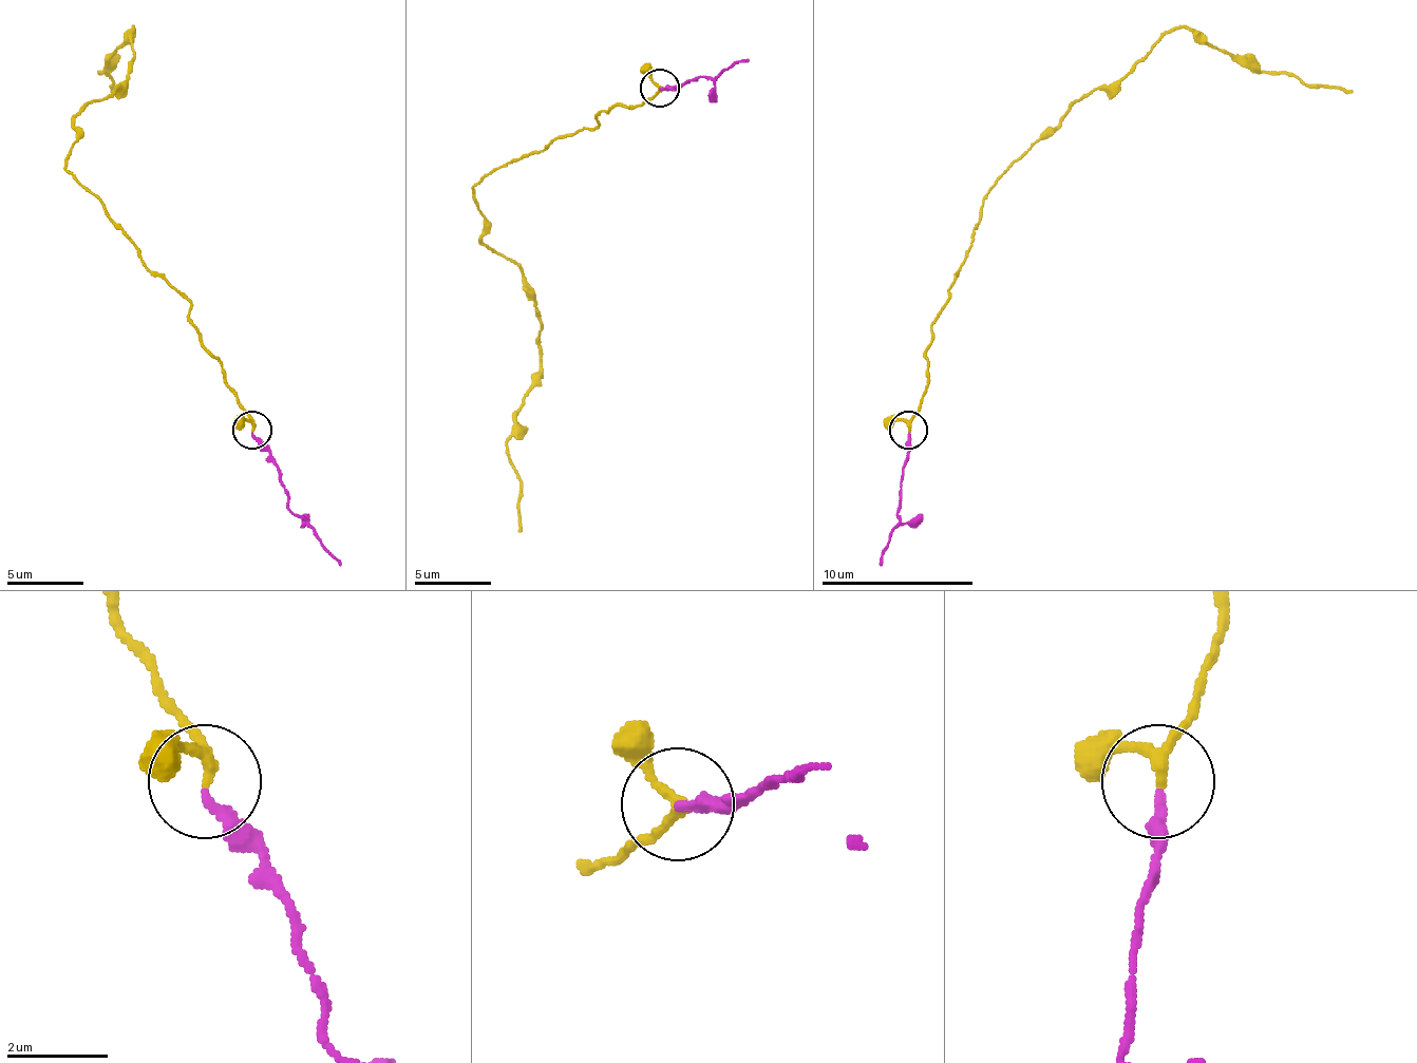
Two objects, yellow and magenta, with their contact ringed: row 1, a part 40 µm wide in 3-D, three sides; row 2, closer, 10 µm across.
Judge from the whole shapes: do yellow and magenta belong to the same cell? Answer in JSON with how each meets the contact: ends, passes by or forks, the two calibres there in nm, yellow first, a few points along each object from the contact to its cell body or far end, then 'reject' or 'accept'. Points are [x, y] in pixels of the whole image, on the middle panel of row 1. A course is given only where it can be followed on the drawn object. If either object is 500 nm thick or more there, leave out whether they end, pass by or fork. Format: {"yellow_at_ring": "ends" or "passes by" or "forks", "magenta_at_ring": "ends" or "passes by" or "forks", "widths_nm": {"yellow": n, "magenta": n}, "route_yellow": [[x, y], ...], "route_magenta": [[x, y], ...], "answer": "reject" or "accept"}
{"yellow_at_ring": "passes by", "magenta_at_ring": "ends", "widths_nm": {"yellow": 190, "magenta": 190}, "route_yellow": [[659, 87], [475, 186], [483, 240], [521, 270], [536, 308], [540, 377], [506, 438], [521, 530]], "route_magenta": [[659, 87], [685, 83], [747, 60]], "answer": "accept"}

